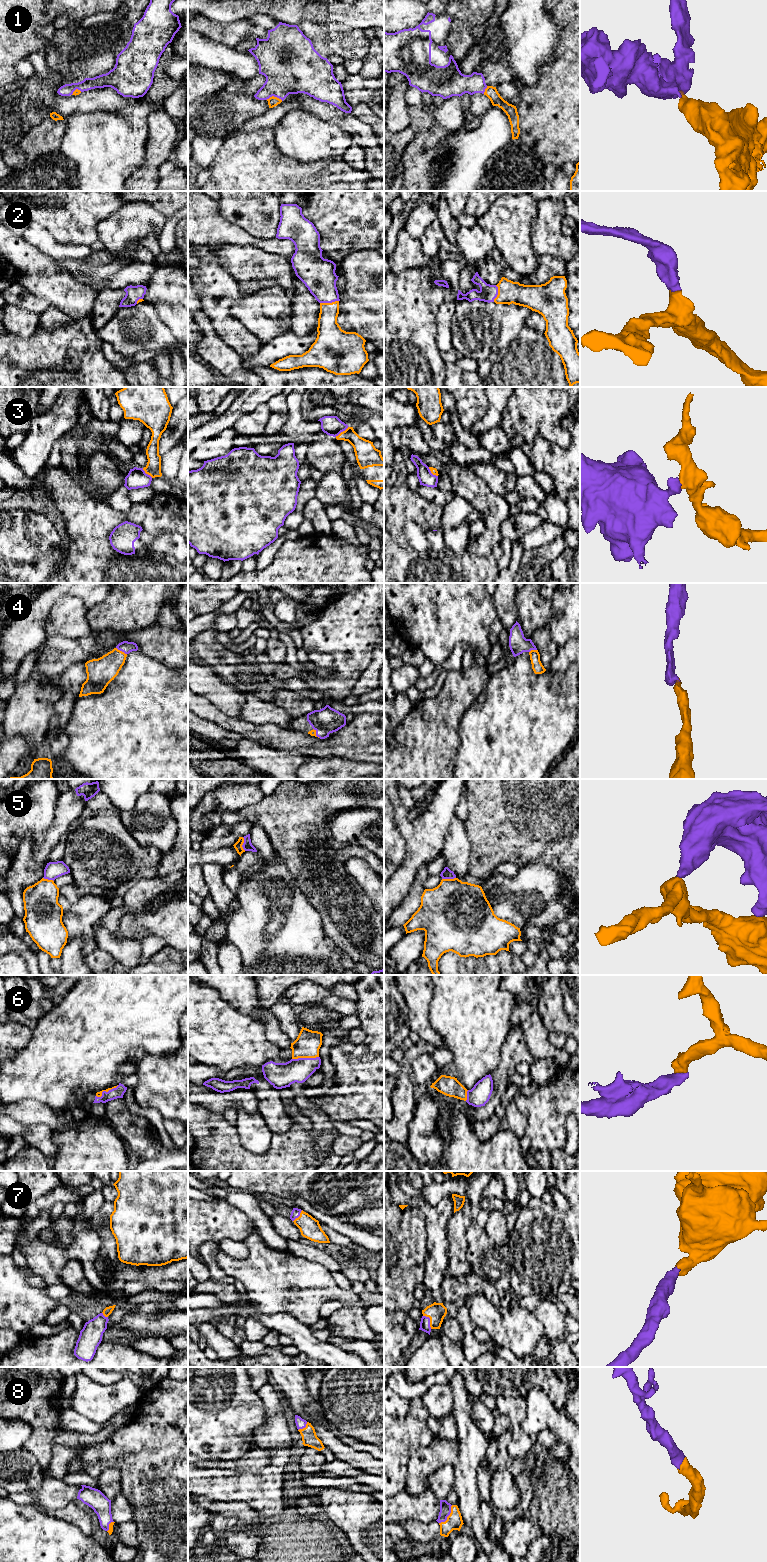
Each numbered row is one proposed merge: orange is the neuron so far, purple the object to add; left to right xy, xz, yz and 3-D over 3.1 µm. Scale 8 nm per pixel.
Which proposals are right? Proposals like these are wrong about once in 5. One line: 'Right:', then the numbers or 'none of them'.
Right: 1, 2, 4, 6, 7, 8

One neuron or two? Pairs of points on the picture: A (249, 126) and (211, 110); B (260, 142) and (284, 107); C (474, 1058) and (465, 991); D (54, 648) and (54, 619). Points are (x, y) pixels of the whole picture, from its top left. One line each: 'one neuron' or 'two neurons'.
A: two neurons
B: two neurons
C: one neuron
D: two neurons

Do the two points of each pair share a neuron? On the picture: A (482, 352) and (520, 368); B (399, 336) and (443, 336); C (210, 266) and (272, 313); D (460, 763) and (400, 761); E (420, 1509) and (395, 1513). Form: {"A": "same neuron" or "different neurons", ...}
{"A": "different neurons", "B": "different neurons", "C": "different neurons", "D": "different neurons", "E": "same neuron"}

